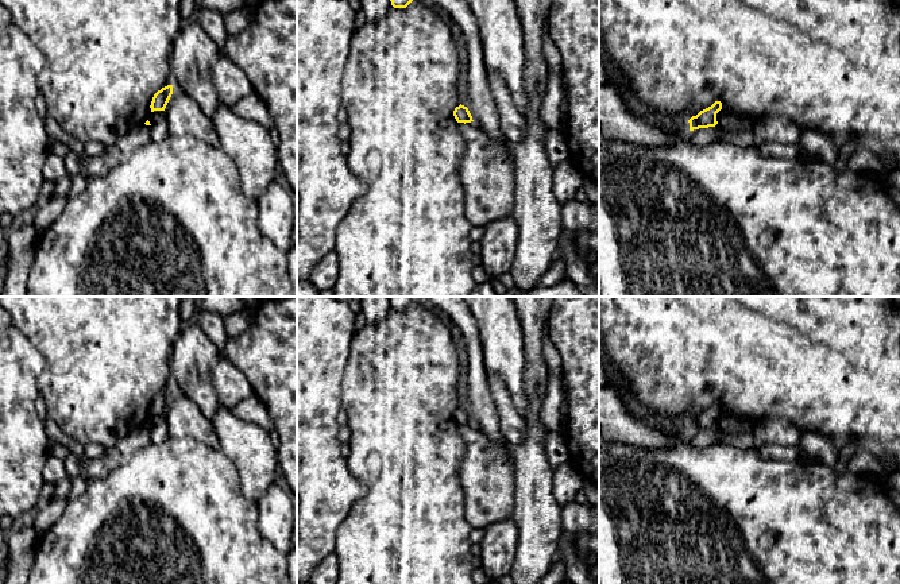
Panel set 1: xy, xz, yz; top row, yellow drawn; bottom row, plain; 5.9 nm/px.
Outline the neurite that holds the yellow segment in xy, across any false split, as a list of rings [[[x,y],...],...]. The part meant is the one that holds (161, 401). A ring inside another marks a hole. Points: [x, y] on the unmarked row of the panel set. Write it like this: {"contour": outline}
{"contour": [[[167,387],[165,390],[162,390],[161,392],[158,392],[151,403],[151,414],[154,413],[165,413],[170,399],[173,397],[173,387]]]}

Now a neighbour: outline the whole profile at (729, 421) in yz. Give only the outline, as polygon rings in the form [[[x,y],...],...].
[[[725,410],[716,415],[716,424],[722,430],[727,430],[730,433],[741,433],[746,430],[753,430],[757,421],[748,419],[741,417],[739,414]]]

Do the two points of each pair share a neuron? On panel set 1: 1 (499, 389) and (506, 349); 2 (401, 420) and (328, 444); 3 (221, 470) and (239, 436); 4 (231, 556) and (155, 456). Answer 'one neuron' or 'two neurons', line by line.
1: two neurons
2: two neurons
3: two neurons
4: one neuron

